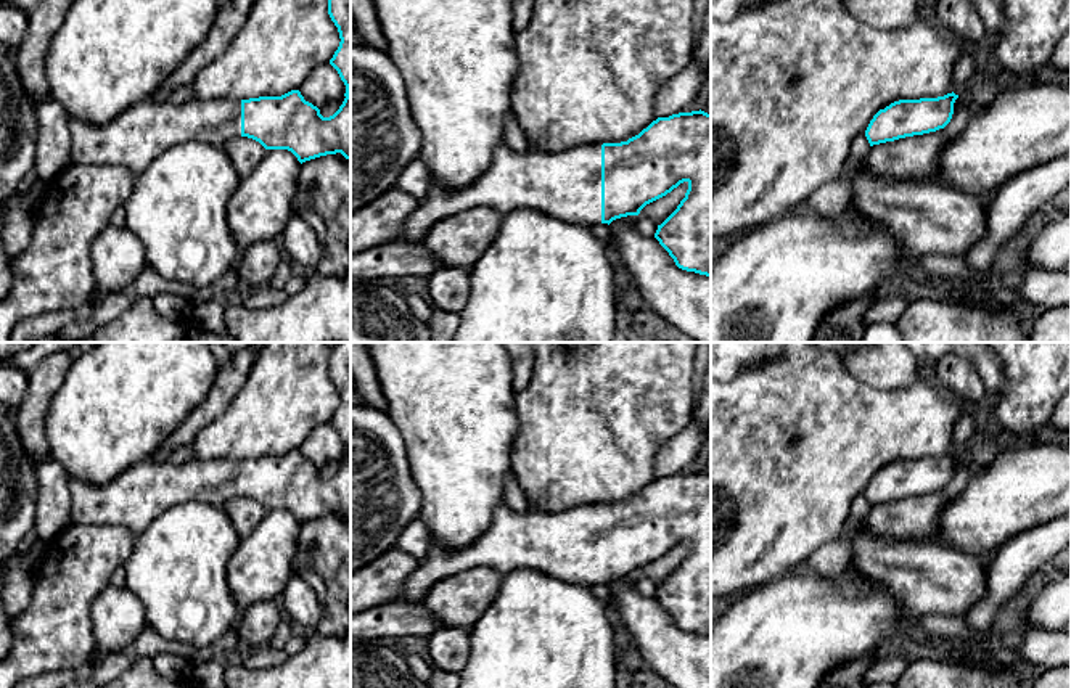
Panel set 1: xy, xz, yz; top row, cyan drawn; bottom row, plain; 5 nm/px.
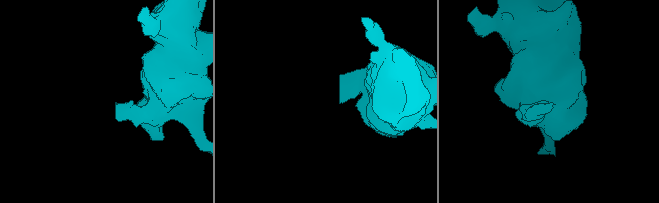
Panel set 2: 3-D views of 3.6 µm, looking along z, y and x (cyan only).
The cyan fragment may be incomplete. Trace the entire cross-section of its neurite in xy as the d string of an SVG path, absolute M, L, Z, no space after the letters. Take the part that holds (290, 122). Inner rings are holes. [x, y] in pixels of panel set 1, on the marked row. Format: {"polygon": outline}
{"polygon": "M328 0L328 14L339 32L339 47L330 64L338 71L346 85L344 101L339 109L323 117L320 109L306 101L299 90L281 96L259 96L249 100L195 100L174 104L145 100L125 109L121 116L105 124L85 124L69 119L72 140L71 161L93 166L124 166L140 174L166 149L199 141L224 146L235 137L248 137L265 149L288 149L302 164L306 161L341 153L351 161L351 0Z"}

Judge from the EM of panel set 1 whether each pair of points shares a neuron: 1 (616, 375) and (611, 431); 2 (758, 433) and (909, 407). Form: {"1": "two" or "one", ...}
{"1": "one", "2": "one"}

